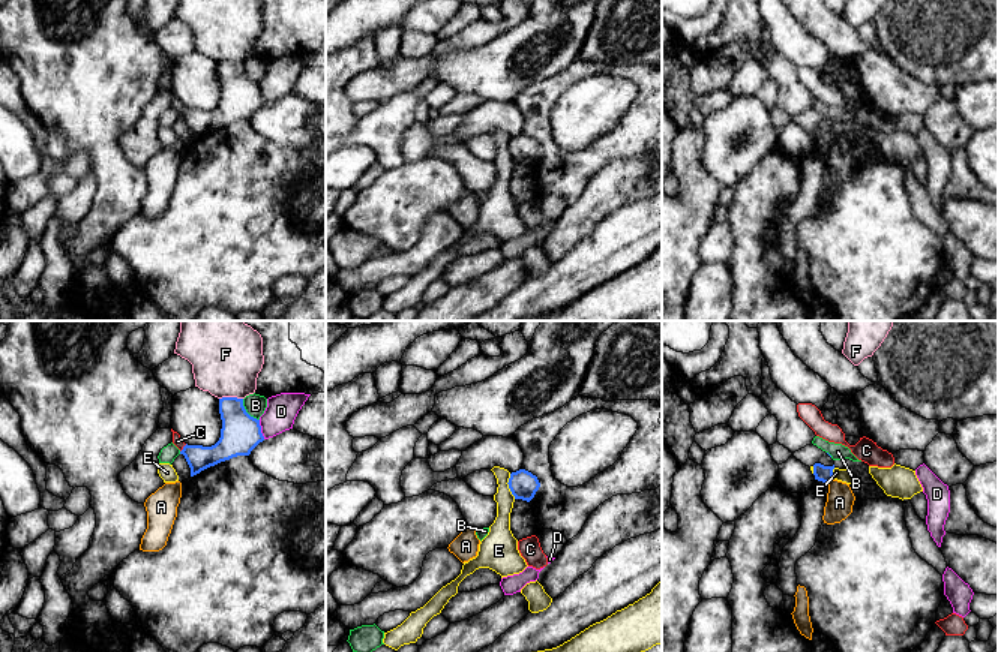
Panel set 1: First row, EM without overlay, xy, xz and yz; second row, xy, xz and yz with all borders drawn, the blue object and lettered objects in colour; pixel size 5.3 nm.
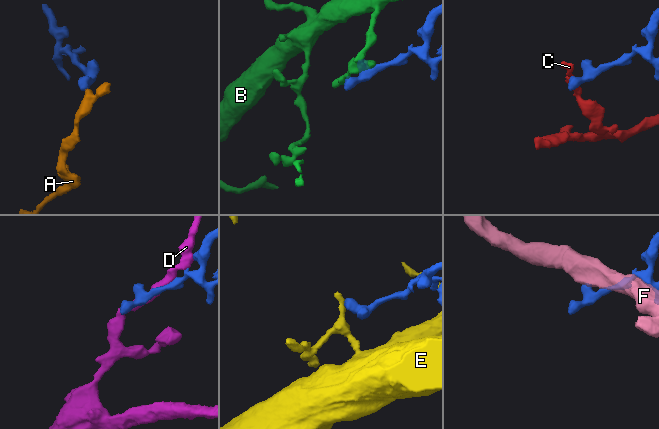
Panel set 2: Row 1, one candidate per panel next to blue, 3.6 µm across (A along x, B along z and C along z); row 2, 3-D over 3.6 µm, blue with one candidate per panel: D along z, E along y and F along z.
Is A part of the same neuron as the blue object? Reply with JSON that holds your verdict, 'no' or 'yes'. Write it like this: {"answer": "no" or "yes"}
{"answer": "no"}

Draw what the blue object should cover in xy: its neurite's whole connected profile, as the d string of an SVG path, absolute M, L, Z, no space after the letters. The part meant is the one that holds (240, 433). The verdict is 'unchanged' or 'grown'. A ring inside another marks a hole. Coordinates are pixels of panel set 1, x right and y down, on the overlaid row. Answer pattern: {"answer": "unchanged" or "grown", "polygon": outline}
{"answer": "unchanged", "polygon": "M219 399L219 414L222 420L221 438L212 447L185 445L180 454L185 456L191 477L237 456L249 456L251 451L264 441L260 420L251 417L243 399Z"}

